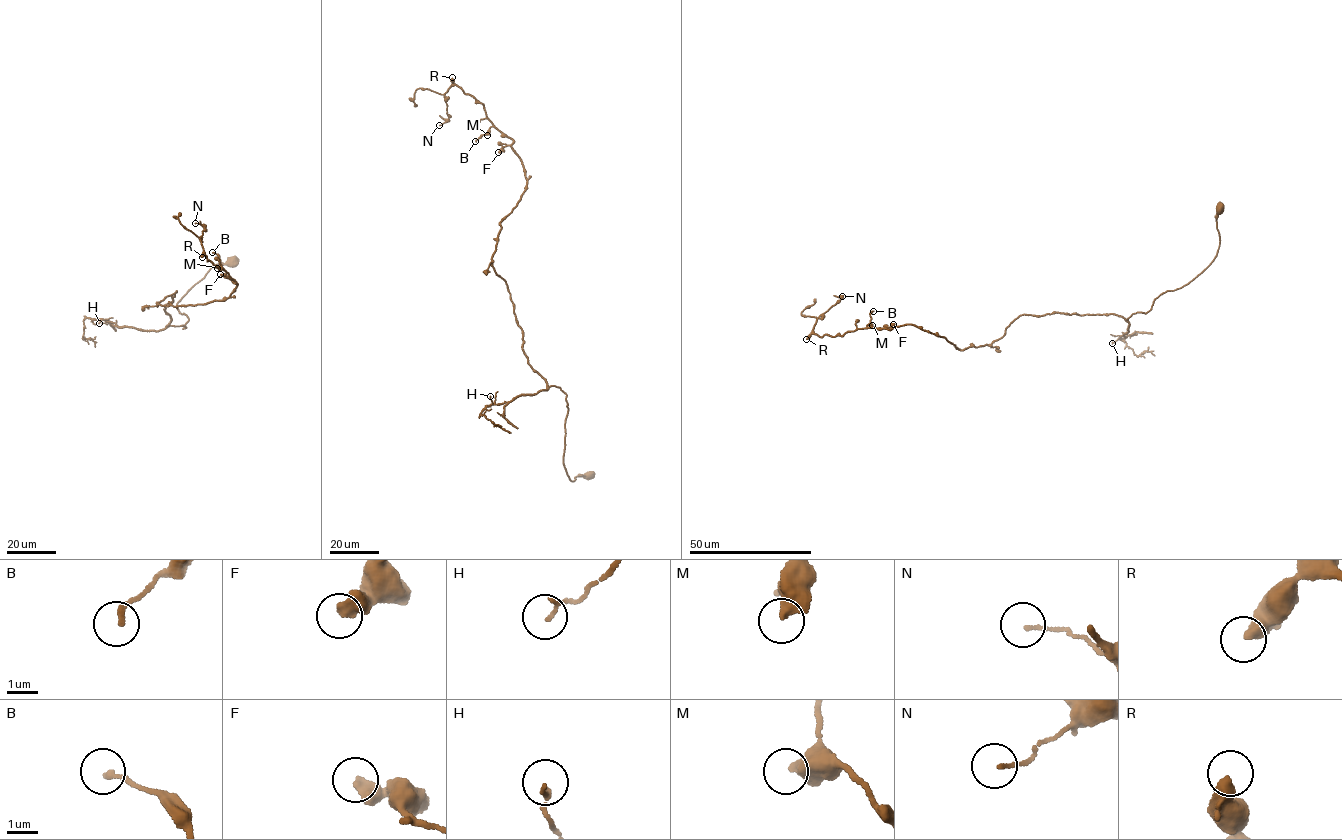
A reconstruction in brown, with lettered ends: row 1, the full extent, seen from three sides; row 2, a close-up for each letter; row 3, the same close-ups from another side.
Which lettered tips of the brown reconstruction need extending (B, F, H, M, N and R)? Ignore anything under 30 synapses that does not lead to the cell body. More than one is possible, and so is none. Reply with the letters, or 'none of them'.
none of them

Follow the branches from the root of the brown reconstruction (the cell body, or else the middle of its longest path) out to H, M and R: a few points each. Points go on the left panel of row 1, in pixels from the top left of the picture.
H: (232, 262), (215, 264), (177, 304), (188, 317), (186, 328), (147, 330), (102, 319), (99, 323)
M: (232, 262), (177, 304), (186, 327), (169, 325), (176, 290), (157, 304), (234, 292), (217, 268)
R: (232, 262), (177, 304), (186, 327), (169, 325), (167, 295), (157, 304), (236, 288), (202, 257)

